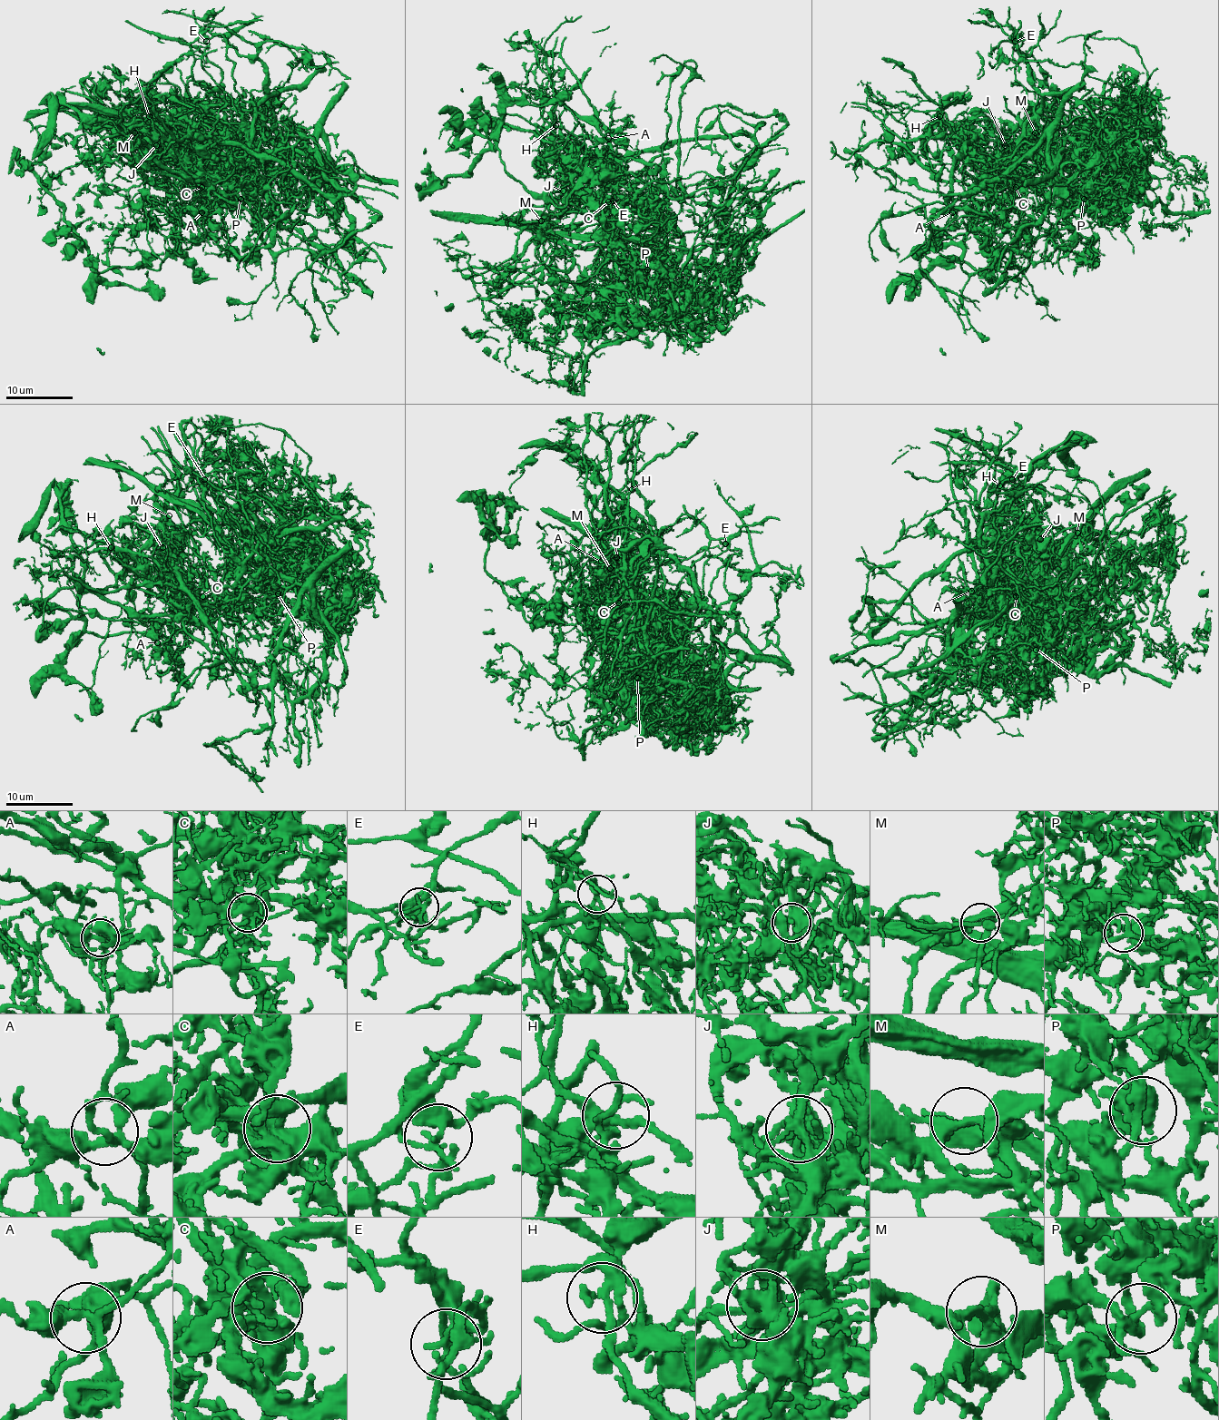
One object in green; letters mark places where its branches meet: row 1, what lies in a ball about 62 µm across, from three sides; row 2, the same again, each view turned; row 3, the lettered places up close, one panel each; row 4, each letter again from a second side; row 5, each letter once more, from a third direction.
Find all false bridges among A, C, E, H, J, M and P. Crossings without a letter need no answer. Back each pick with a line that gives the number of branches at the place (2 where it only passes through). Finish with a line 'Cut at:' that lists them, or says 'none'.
C: 6
E: 4
H: 5
J: 4
M: 3
Cut at: C, E, H, J, M

